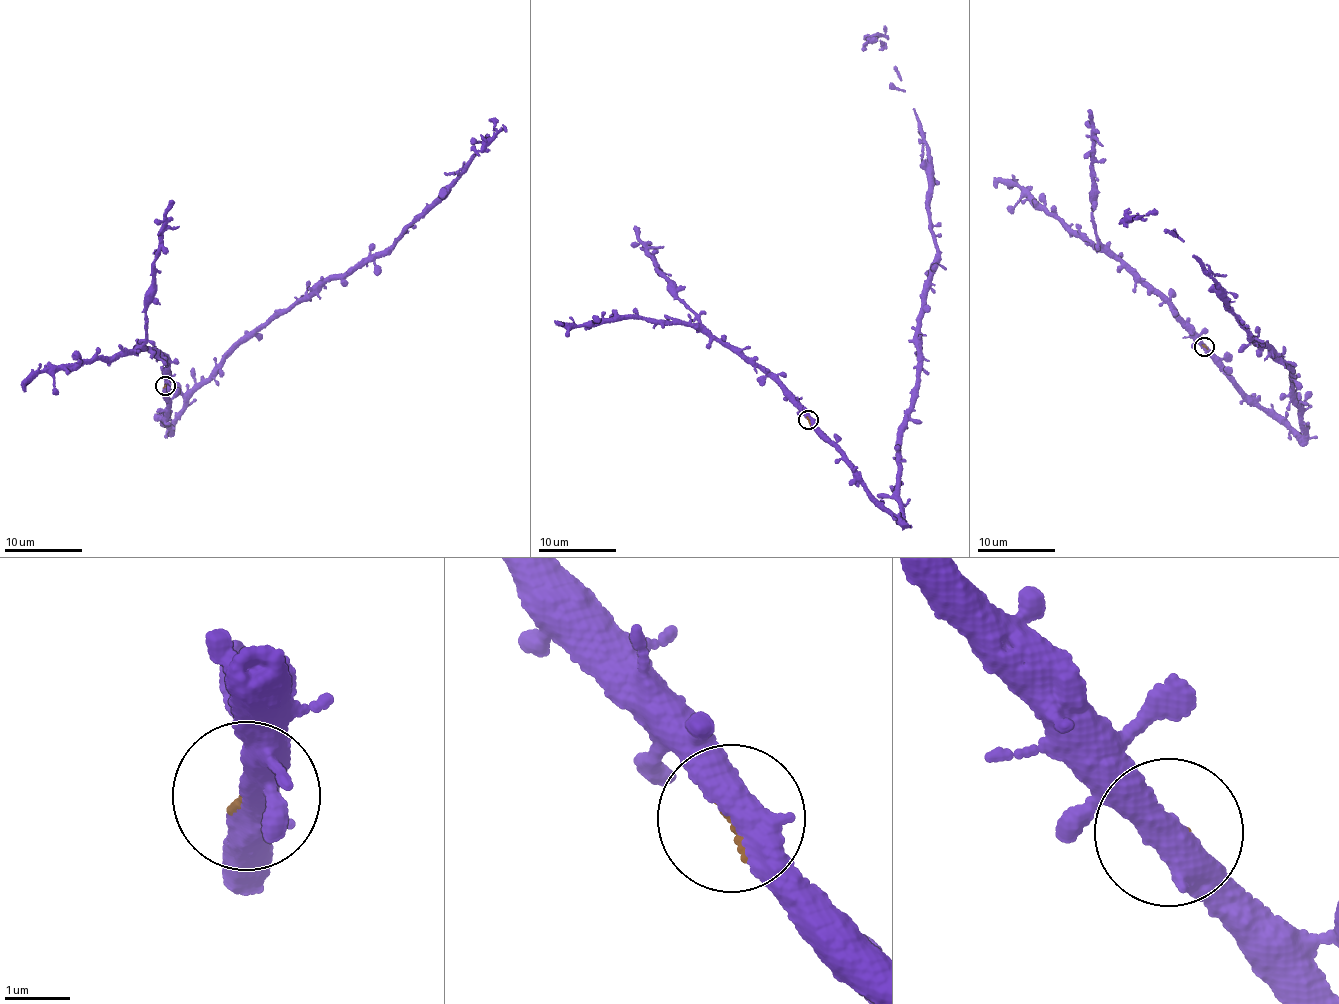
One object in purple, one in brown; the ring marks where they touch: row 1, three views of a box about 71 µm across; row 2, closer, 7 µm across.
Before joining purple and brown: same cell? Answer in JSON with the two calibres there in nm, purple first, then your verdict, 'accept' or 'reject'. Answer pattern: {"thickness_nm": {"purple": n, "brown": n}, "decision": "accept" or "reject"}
{"thickness_nm": {"purple": 480, "brown": 90}, "decision": "reject"}

